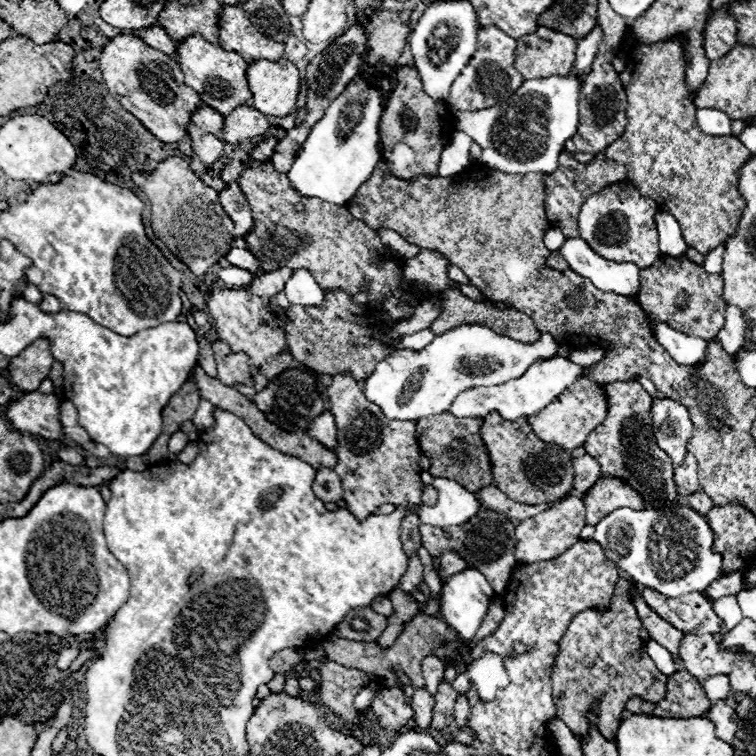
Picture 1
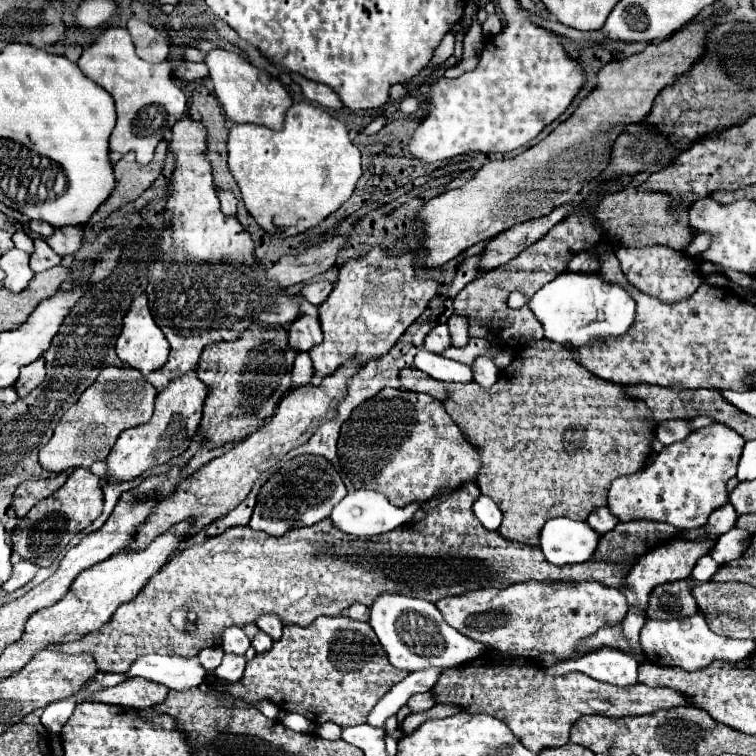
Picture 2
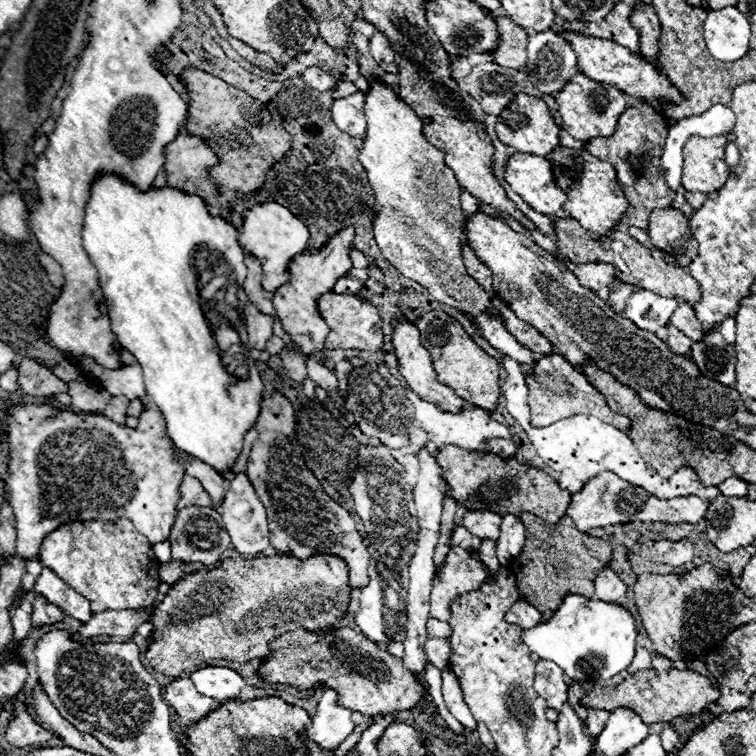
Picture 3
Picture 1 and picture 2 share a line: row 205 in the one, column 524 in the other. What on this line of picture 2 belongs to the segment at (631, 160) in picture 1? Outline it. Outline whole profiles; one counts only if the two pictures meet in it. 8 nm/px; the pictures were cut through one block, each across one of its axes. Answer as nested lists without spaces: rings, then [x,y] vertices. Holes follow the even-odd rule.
[[[486,652],[482,658],[478,658],[478,662],[468,662],[466,666],[444,670],[442,678],[438,678],[434,684],[432,696],[438,704],[456,704],[462,706],[462,710],[468,714],[486,712],[496,716],[532,752],[564,746],[570,740],[572,724],[584,714],[620,718],[692,704],[688,696],[676,690],[650,688],[644,684],[618,688],[578,672],[550,676],[542,672],[542,666],[536,660],[508,658],[494,652]]]

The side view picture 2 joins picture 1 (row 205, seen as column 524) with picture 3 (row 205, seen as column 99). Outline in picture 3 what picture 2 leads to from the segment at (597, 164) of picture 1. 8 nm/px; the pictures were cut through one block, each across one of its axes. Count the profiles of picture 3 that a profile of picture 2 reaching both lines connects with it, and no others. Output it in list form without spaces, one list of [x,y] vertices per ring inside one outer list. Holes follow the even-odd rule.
[[[634,102],[634,106],[628,106],[626,112],[622,112],[618,120],[618,132],[614,132],[612,138],[588,140],[586,144],[586,150],[592,156],[610,162],[618,170],[618,182],[624,188],[626,200],[630,200],[630,206],[622,216],[622,222],[628,226],[638,226],[646,230],[650,212],[656,208],[670,206],[676,198],[676,192],[672,192],[670,186],[666,184],[660,166],[666,134],[668,134],[668,124],[664,116],[646,102]]]

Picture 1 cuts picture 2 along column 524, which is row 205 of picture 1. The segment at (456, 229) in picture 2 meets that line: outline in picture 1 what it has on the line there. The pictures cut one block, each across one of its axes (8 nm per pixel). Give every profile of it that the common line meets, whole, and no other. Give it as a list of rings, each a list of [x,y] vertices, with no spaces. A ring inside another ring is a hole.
[[[168,158],[152,172],[134,172],[132,182],[150,200],[150,228],[154,236],[162,240],[168,250],[176,254],[176,258],[182,260],[196,276],[206,274],[208,268],[224,258],[224,254],[232,248],[234,222],[222,210],[222,204],[218,200],[220,194],[206,186],[182,158]]]

